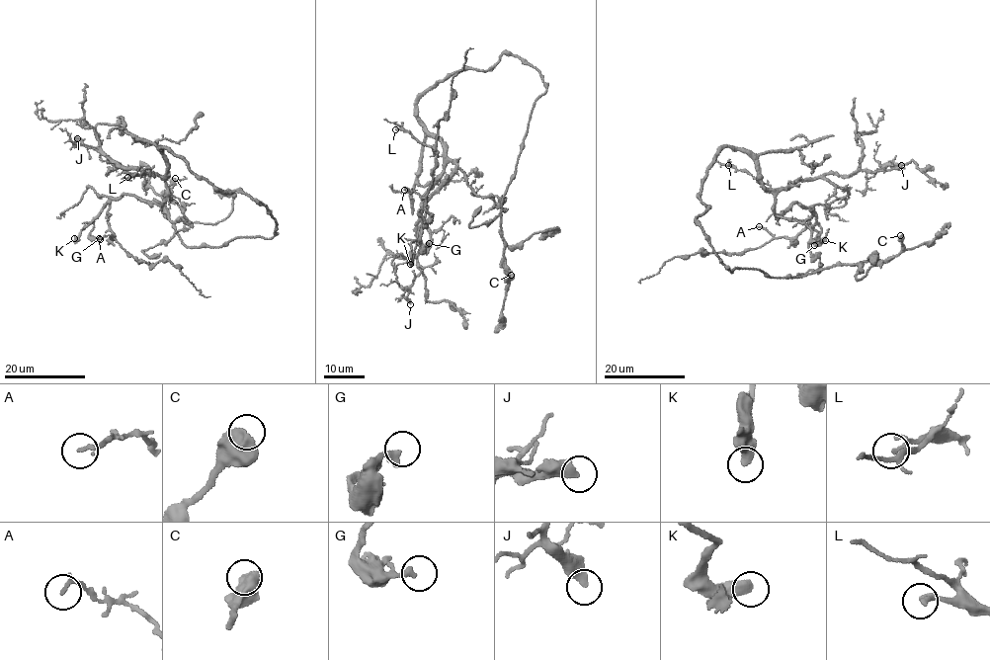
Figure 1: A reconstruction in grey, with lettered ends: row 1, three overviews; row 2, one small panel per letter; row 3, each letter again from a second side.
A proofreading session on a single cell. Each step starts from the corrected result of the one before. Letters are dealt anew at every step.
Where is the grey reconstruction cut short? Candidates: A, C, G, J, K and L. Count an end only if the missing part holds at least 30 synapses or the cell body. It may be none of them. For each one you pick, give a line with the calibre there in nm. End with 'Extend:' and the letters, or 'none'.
Extend: none

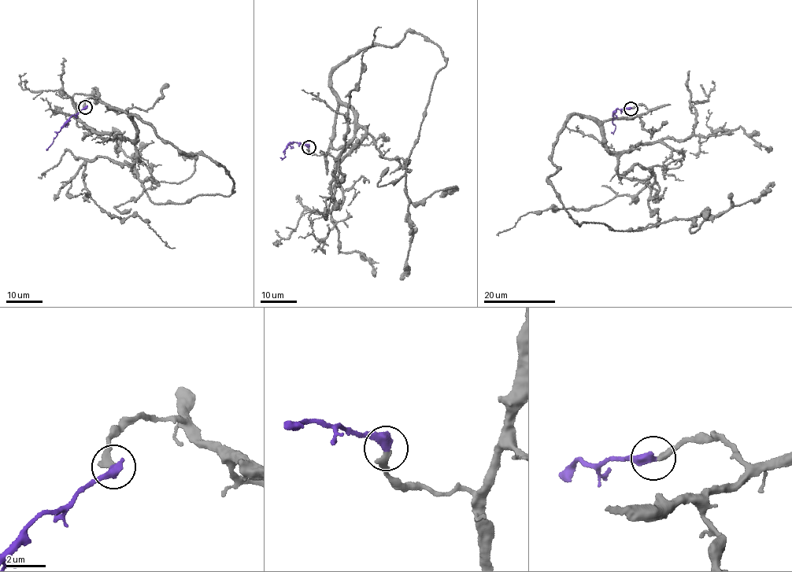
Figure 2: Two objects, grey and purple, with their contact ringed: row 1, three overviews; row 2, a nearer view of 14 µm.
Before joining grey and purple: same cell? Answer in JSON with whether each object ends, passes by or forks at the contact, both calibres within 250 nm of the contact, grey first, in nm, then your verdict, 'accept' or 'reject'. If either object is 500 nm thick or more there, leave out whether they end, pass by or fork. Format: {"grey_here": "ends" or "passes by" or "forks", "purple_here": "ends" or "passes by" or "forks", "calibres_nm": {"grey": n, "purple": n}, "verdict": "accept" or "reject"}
{"calibres_nm": {"grey": 360, "purple": 500}, "verdict": "accept"}

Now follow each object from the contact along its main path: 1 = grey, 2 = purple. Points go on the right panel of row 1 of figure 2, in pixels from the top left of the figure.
1: (631, 108), (571, 115), (556, 140), (549, 180), (579, 226), (720, 215), (773, 182)
2: (631, 108), (617, 108), (612, 120), (616, 128), (611, 133)

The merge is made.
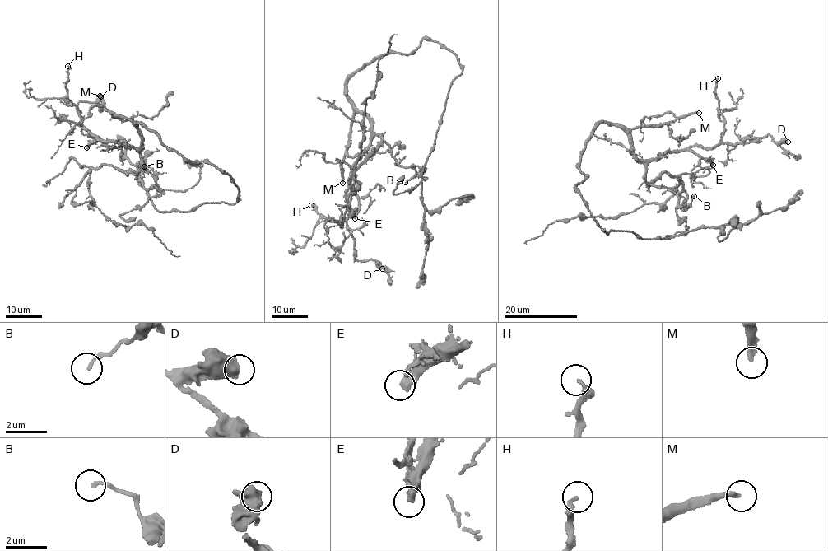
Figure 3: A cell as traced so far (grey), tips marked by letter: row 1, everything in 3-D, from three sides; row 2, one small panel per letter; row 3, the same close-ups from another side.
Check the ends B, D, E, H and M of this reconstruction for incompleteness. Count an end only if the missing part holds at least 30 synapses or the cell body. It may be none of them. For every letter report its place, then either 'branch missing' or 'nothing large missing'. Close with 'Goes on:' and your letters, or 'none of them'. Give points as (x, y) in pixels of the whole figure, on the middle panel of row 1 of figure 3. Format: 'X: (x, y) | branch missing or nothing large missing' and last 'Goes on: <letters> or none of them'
B: (405, 182) | nothing large missing
D: (382, 268) | nothing large missing
E: (355, 218) | branch missing
H: (311, 205) | nothing large missing
M: (342, 183) | branch missing
Goes on: E, M

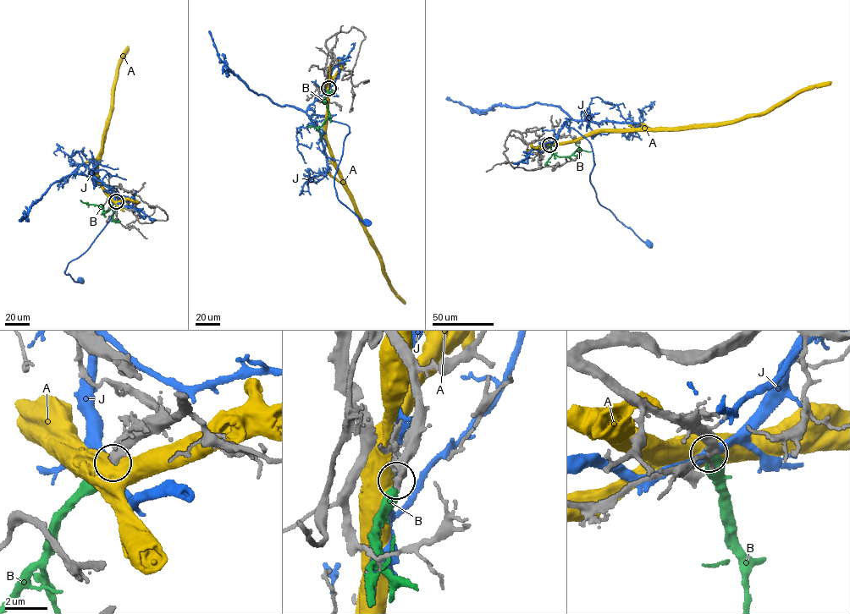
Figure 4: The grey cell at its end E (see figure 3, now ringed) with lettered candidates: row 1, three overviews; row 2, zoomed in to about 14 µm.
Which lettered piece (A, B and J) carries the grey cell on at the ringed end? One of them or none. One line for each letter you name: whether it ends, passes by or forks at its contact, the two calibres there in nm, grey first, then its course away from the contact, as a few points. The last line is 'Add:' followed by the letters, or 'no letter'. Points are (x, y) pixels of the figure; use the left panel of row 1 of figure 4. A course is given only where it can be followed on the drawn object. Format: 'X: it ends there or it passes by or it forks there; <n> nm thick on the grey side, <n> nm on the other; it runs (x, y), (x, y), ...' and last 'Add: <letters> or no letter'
B: it ends there; 400 nm thick on the grey side, 400 nm on the other; it runs (116, 201), (104, 214), (99, 205), (80, 200)
Add: B

